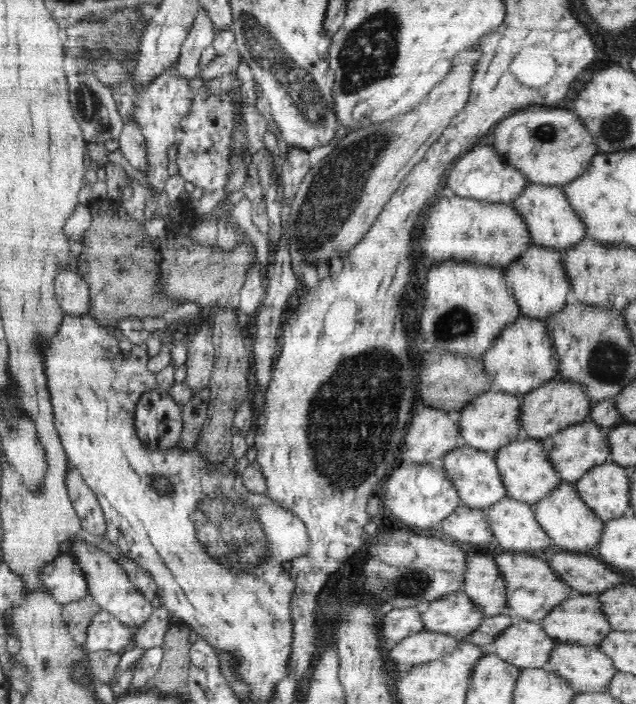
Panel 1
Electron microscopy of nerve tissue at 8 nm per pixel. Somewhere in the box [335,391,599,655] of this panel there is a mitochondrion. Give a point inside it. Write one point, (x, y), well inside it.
(414, 585)

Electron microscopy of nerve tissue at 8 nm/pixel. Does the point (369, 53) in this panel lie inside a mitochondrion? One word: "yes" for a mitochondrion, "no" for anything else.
yes

